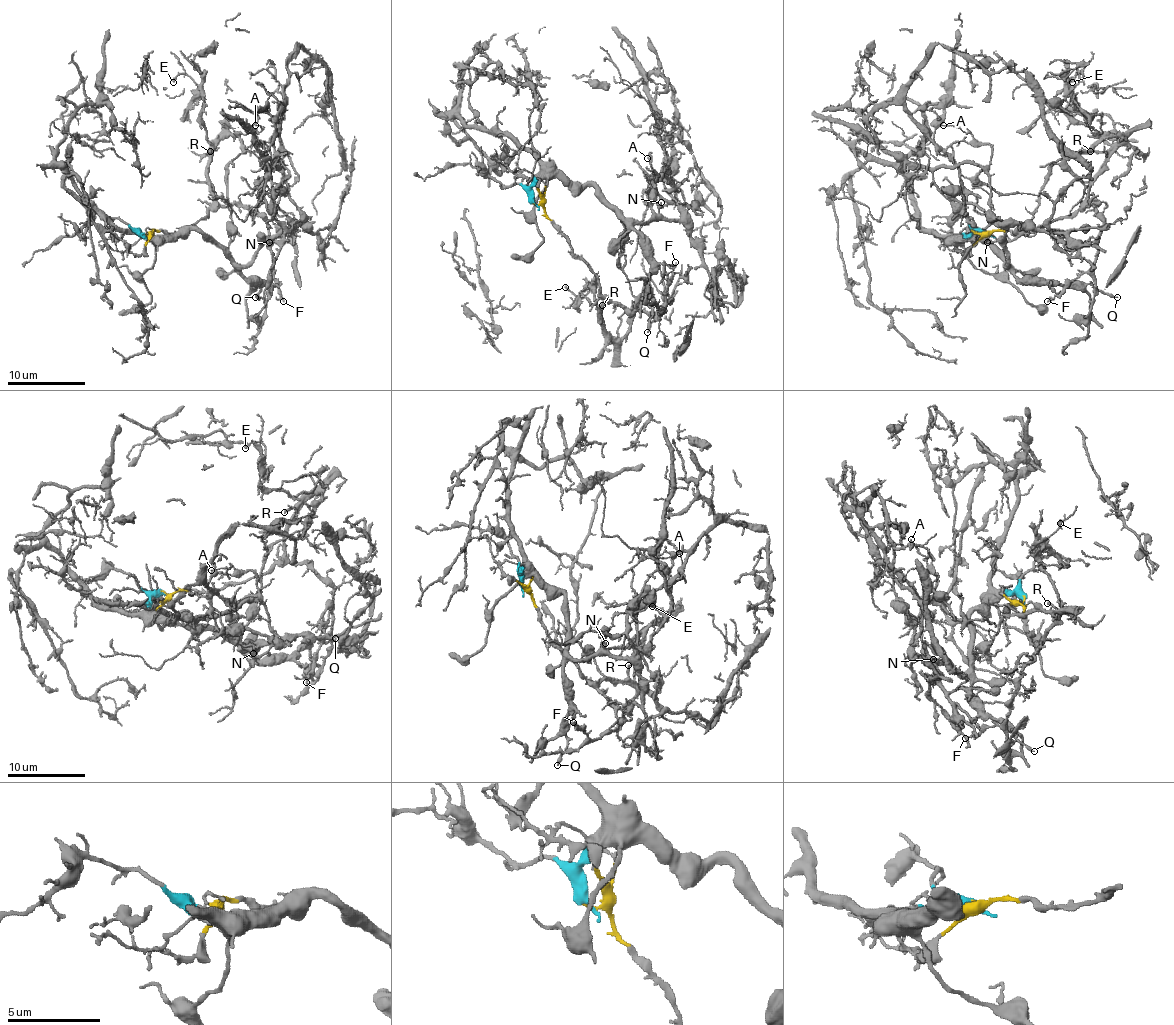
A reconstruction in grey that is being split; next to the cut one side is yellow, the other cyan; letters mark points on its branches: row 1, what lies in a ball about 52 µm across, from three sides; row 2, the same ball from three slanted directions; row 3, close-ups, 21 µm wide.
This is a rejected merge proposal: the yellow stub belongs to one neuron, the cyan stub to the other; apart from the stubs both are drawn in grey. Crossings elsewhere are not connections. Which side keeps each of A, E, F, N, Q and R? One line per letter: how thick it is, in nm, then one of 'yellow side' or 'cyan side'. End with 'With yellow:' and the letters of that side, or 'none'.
A: 100 nm thick; cyan side
E: 160 nm thick; yellow side
F: 80 nm thick; yellow side
N: 190 nm thick; cyan side
Q: 220 nm thick; cyan side
R: 200 nm thick; yellow side
With yellow: E, F, R

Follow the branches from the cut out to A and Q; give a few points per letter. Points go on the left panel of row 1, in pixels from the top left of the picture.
A: (141, 233), (200, 229), (248, 264), (287, 229), (271, 202), (283, 165), (256, 125)
Q: (141, 233), (149, 239), (171, 239), (190, 229), (205, 233), (258, 284), (256, 297)

